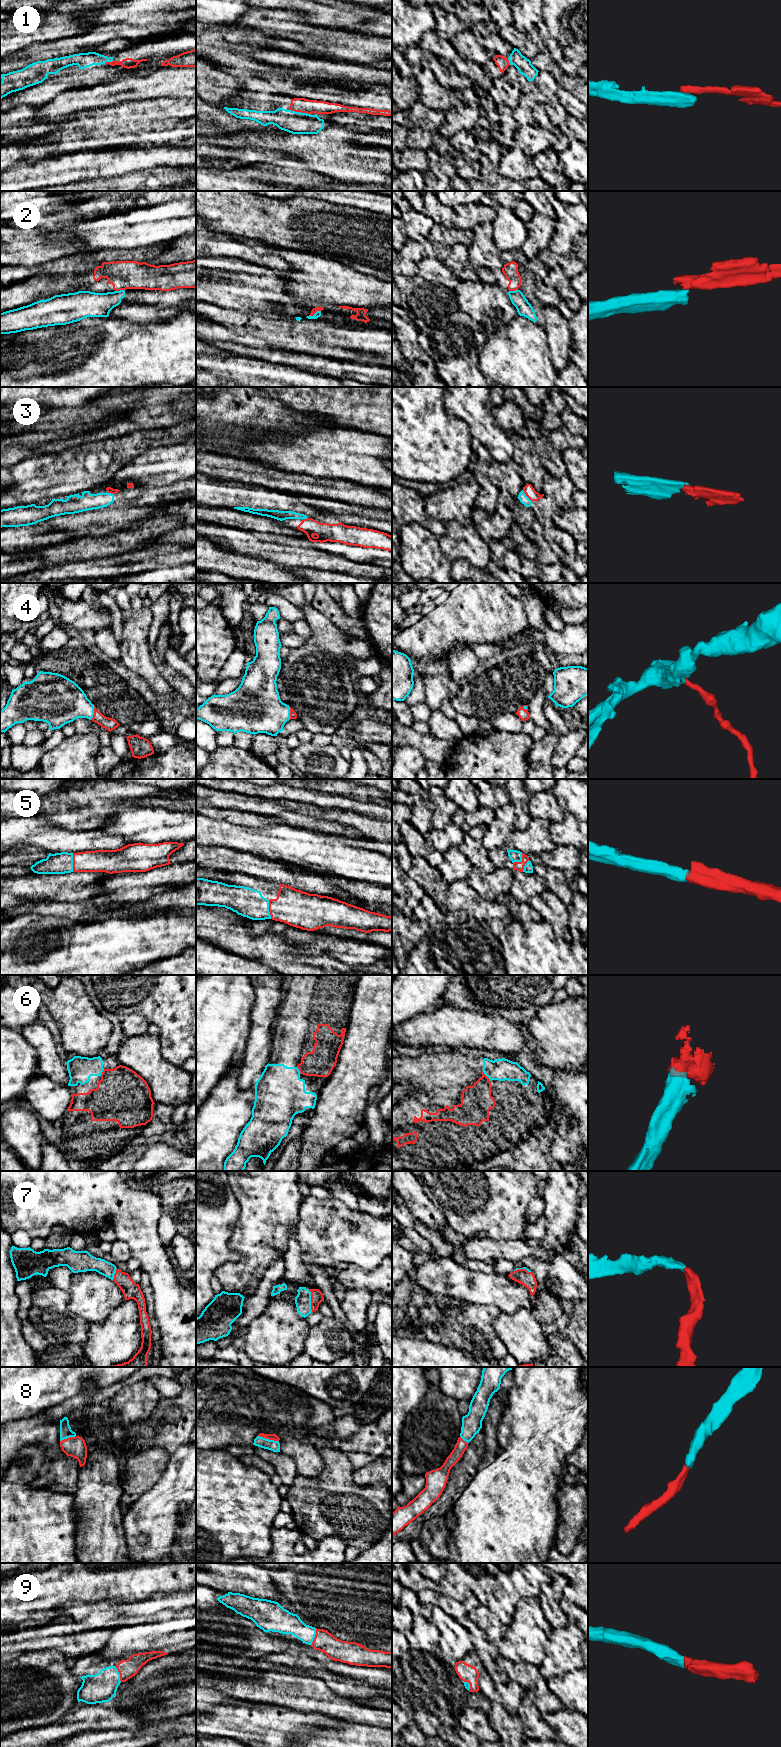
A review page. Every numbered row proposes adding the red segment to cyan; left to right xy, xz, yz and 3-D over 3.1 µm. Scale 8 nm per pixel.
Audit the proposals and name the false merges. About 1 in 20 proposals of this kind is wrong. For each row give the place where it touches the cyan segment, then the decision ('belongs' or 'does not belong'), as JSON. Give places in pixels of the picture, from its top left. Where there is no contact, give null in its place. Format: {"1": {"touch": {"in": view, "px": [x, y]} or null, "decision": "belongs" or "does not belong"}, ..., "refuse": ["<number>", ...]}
{"1": {"touch": {"in": "xz", "px": [299, 112]}, "decision": "belongs"}, "2": {"touch": {"in": "xz", "px": [315, 313]}, "decision": "does not belong"}, "3": {"touch": {"in": "yz", "px": [526, 496]}, "decision": "belongs"}, "4": {"touch": {"in": "xy", "px": [93, 712]}, "decision": "belongs"}, "5": {"touch": {"in": "xy", "px": [72, 862]}, "decision": "belongs"}, "6": {"touch": {"in": "yz", "px": [486, 1075]}, "decision": "belongs"}, "7": {"touch": {"in": "xz", "px": [310, 1301]}, "decision": "belongs"}, "8": {"touch": {"in": "xz", "px": [268, 1439]}, "decision": "belongs"}, "9": {"touch": {"in": "xz", "px": [314, 1636]}, "decision": "belongs"}, "refuse": ["2"]}

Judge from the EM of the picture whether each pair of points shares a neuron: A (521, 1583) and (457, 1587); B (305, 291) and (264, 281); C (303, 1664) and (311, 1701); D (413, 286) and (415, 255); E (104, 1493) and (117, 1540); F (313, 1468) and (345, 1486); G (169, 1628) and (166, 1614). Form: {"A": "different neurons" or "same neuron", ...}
{"A": "same neuron", "B": "different neurons", "C": "different neurons", "D": "different neurons", "E": "same neuron", "F": "different neurons", "G": "different neurons"}

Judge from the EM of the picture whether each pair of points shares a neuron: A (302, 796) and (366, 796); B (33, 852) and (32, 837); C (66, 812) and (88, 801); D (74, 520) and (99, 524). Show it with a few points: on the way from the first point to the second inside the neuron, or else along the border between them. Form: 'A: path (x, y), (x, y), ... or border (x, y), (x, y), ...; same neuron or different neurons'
A: border (320, 791), (326, 794), (338, 794), (366, 802); different neurons
B: border (10, 844), (29, 844), (43, 850); different neurons
C: path (71, 808), (83, 805); same neuron
D: path (80, 523), (93, 523); same neuron

